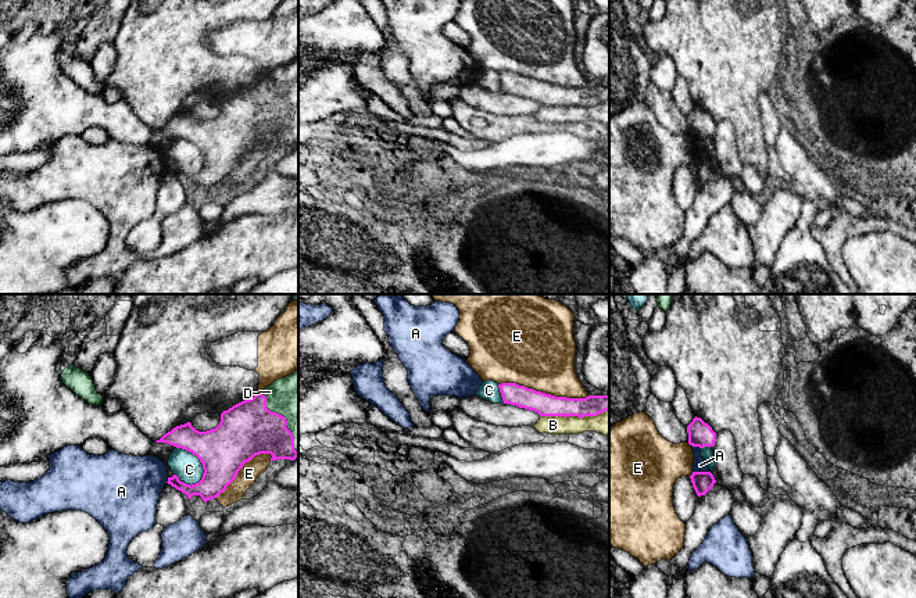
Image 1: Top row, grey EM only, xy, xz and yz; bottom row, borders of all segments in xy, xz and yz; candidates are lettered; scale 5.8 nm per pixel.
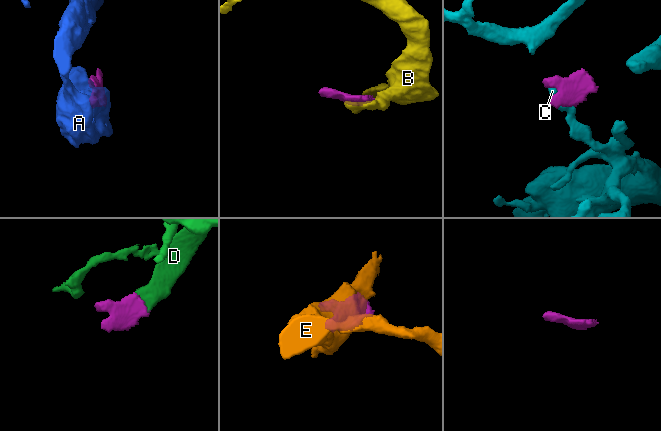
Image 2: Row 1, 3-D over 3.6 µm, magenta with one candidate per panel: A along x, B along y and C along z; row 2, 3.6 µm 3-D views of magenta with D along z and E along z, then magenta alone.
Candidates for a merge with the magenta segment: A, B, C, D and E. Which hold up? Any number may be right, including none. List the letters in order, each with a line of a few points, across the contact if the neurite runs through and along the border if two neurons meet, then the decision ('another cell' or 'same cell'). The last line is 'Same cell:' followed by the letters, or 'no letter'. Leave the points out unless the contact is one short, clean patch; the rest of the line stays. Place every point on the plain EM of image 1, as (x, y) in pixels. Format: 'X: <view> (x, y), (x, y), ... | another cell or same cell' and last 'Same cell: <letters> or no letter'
A: yz (693, 160), (708, 160), (711, 163) | another cell
B: another cell
C: xy (176, 136), (190, 140), (201, 153), (203, 165), (197, 172) | another cell
D: xy (247, 118), (285, 107), (297, 95), (297, 86) | same cell
E: another cell
Same cell: D

